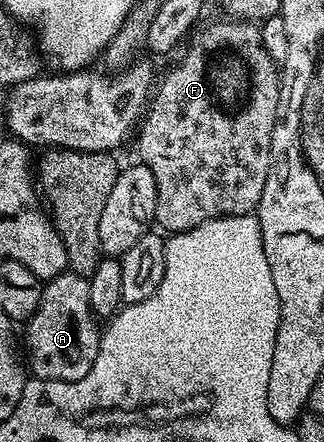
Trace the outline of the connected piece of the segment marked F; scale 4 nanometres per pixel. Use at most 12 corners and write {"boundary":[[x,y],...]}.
{"boundary":[[254,22],[200,26],[137,127],[154,222],[250,215],[281,71]]}

